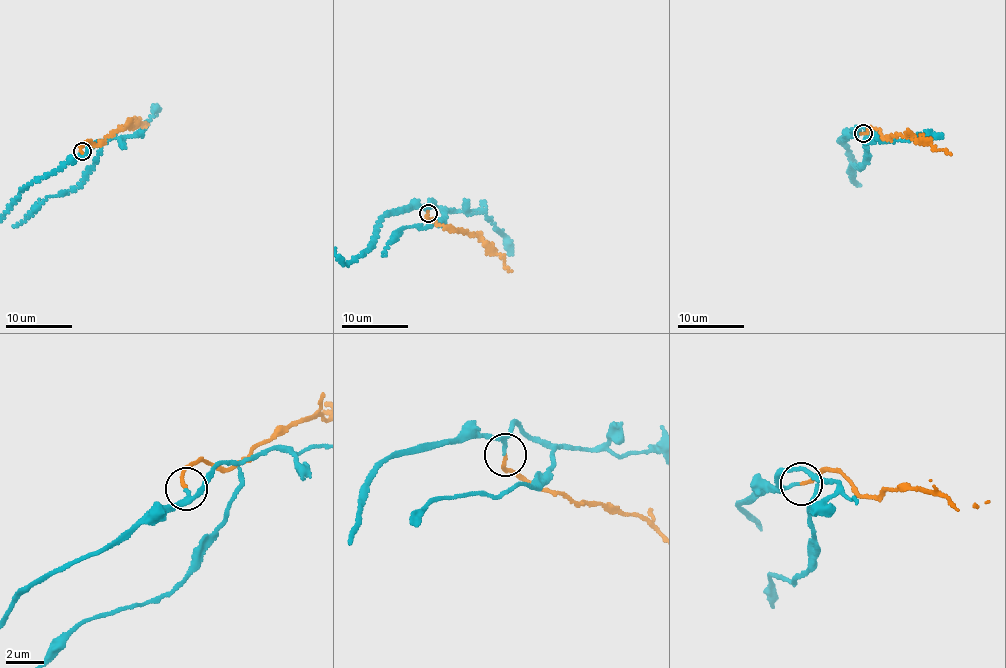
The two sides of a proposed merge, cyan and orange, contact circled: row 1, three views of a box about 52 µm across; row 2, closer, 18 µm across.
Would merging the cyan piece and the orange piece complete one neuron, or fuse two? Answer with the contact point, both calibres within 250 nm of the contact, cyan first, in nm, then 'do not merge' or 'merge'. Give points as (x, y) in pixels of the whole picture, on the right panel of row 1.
place (863, 133); calibres 120 and 190 nm; merge

